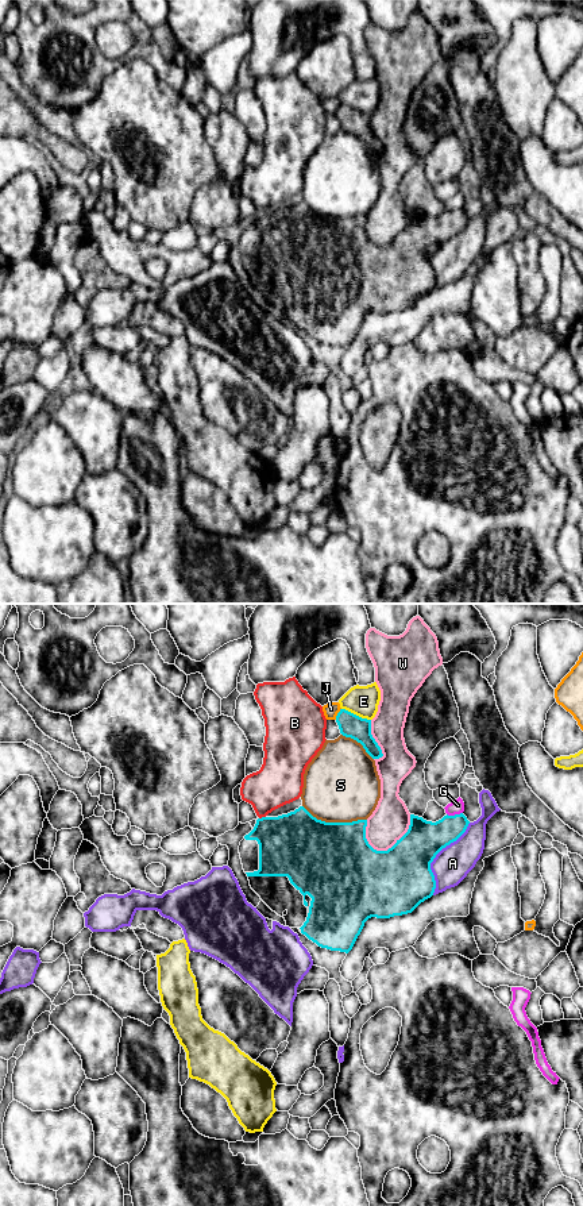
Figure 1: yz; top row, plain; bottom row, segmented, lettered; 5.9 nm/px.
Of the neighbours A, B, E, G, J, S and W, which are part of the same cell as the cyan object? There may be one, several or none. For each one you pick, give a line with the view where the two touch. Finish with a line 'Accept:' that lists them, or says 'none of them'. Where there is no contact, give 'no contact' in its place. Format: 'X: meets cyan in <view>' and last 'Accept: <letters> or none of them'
Accept: none of them

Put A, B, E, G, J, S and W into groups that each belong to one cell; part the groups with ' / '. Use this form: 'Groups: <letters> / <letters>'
Groups: A / B / E / G / J / S / W

